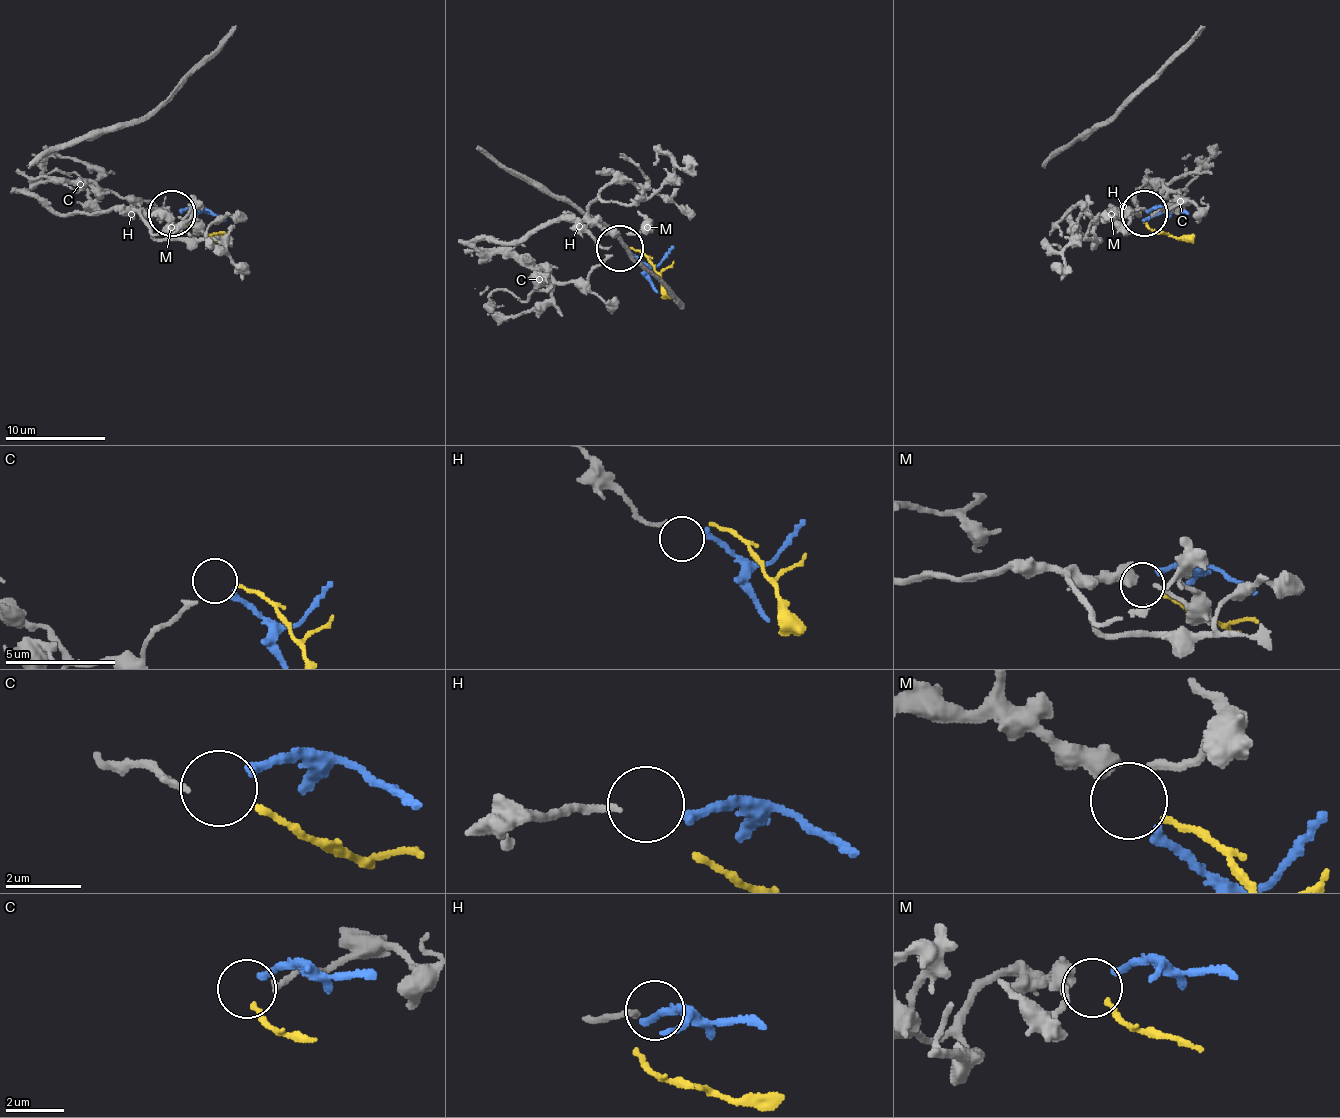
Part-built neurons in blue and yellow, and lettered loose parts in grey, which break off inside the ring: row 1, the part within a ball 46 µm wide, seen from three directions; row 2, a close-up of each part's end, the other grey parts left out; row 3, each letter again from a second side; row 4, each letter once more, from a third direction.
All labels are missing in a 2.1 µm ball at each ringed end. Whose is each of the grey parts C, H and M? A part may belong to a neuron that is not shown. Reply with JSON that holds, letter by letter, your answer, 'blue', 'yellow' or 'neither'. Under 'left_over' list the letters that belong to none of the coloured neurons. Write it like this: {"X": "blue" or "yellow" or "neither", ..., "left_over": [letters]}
{"C": "yellow", "H": "blue", "M": "neither", "left_over": ["M"]}

